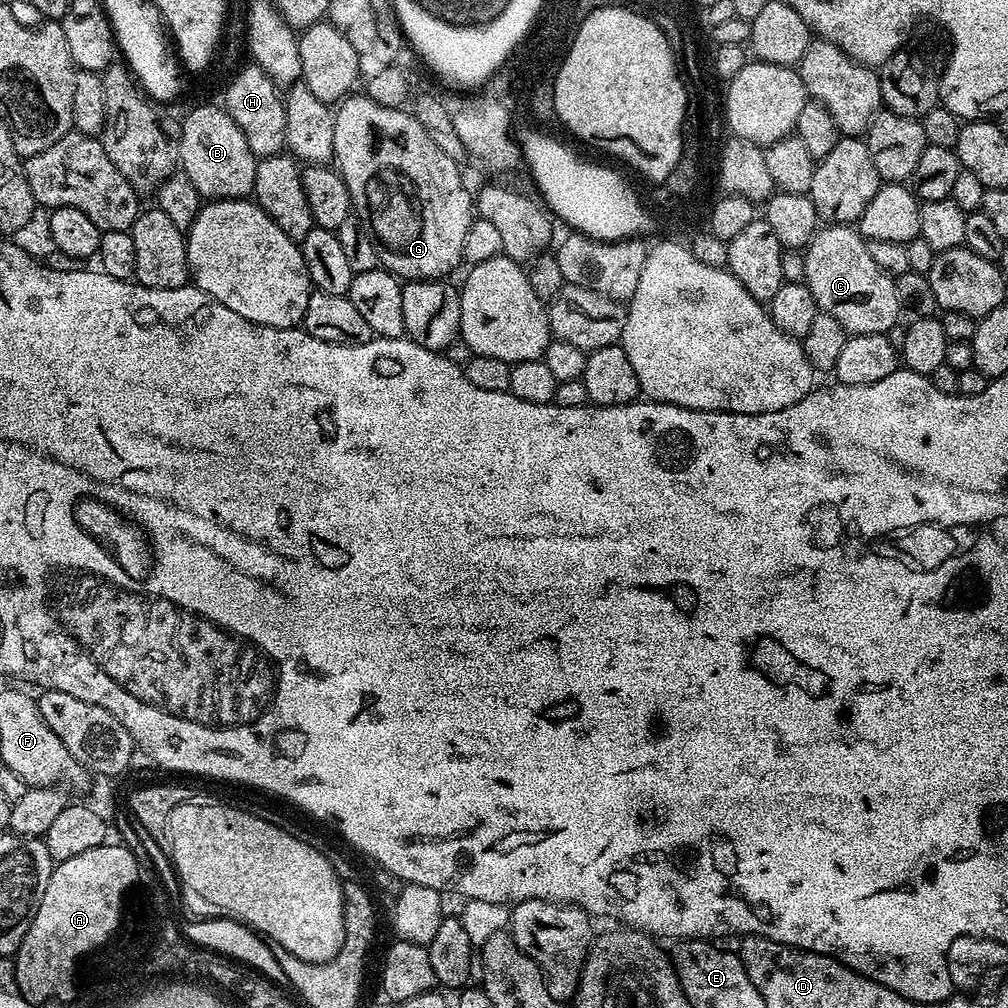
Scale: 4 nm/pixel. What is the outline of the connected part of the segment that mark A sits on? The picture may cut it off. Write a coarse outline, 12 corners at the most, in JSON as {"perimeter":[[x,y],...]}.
{"perimeter":[[137,853],[59,861],[14,956],[20,995],[66,1000],[116,924]]}

